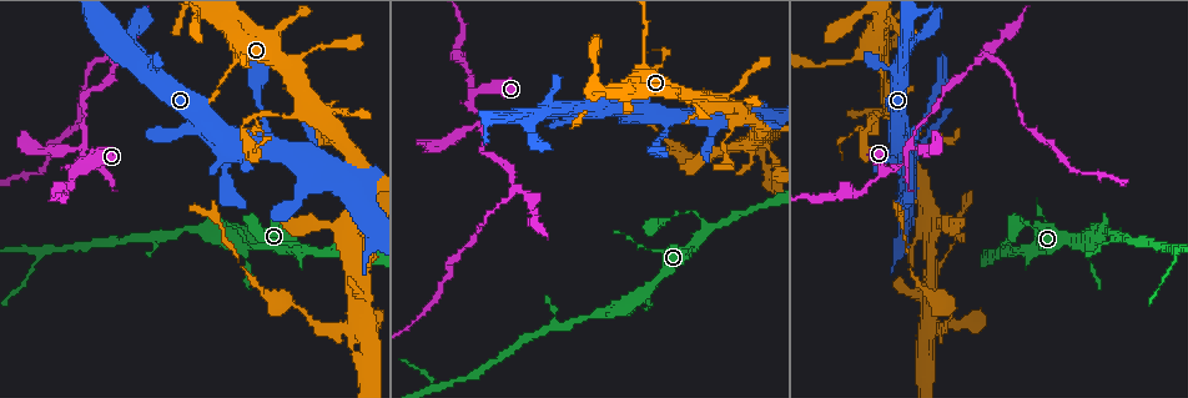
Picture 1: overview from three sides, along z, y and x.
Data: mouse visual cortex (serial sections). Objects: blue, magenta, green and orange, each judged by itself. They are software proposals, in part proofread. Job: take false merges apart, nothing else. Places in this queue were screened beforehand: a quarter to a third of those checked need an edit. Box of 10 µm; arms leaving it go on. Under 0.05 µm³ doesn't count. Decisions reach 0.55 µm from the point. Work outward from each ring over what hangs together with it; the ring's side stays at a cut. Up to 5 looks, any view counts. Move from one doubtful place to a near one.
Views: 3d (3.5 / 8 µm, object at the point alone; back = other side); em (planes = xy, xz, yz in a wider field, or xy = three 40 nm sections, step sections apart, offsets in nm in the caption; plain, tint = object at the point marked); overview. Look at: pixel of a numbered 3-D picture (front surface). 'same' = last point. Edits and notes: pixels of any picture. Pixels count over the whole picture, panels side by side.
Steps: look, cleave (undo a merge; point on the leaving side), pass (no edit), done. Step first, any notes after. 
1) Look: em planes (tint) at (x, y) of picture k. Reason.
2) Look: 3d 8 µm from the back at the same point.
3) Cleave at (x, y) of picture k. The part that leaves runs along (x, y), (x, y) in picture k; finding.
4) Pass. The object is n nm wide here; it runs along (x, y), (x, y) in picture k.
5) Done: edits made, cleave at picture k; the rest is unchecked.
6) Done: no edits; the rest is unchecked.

Look: 3d 3.5 µm at (711, 227) of picture 1. Sharp bend.

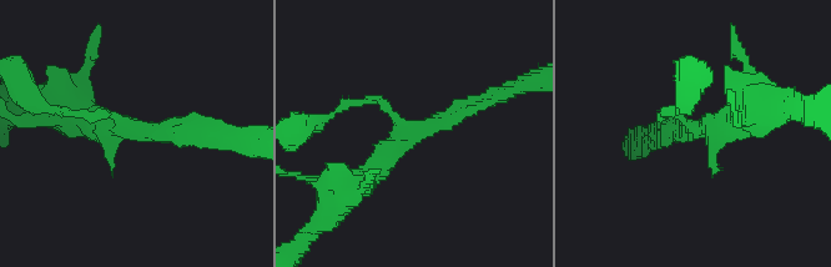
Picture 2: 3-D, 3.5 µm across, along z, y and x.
Look: em xy step 3 (tint) at (694, 126) of picture 2. Shape alone is not enough.

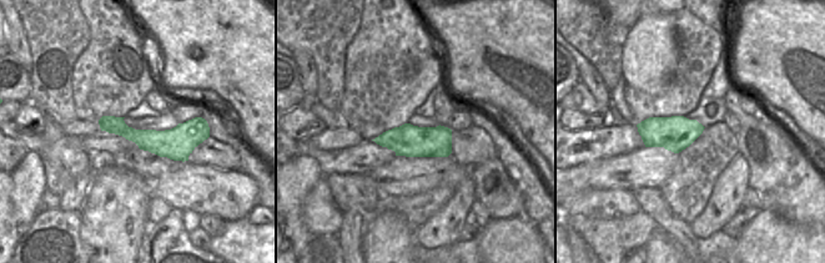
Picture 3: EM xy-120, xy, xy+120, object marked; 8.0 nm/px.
Pass. Continuous, no second cell.

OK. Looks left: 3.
Look: 3d 8 µm from the back at (697, 120) of picture 1.

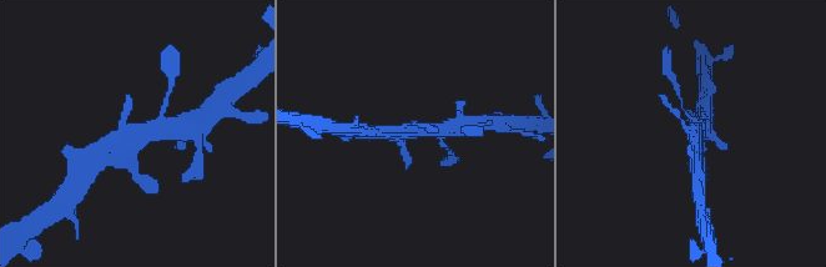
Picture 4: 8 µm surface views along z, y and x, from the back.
Look: em planes (tint) at the same point. 4 arms meet here; the arms are 200, 250, 400, 500 nm wide.

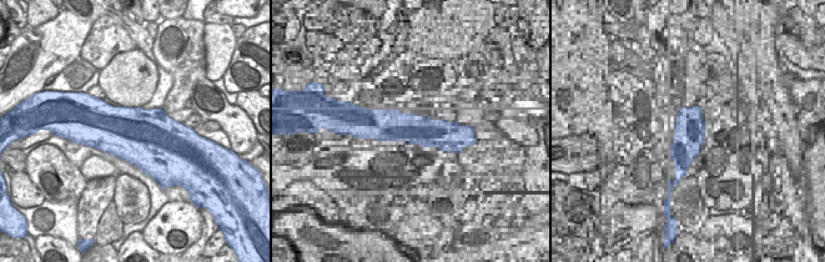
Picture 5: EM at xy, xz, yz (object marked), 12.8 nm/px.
Pass. One cell here.

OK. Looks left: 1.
Done: no edits; the rest is unchecked.

